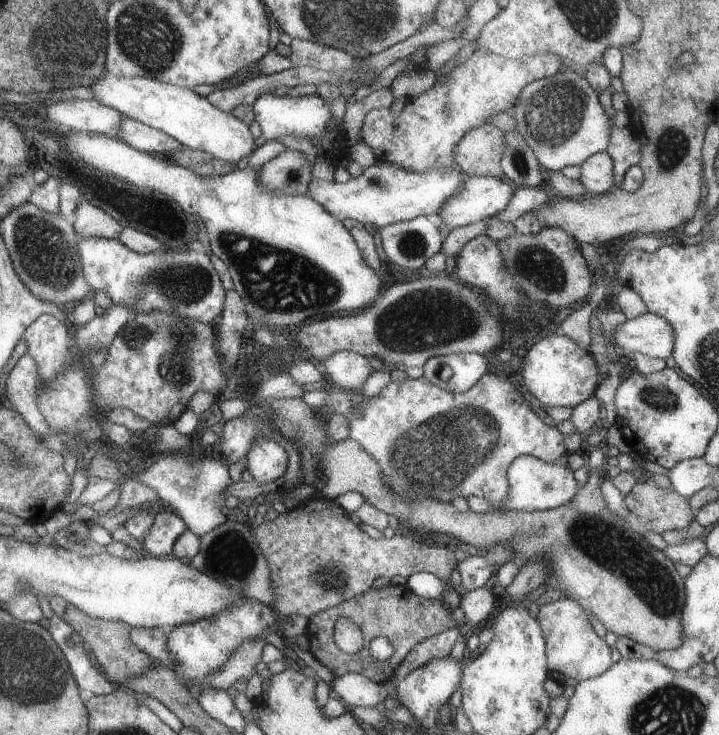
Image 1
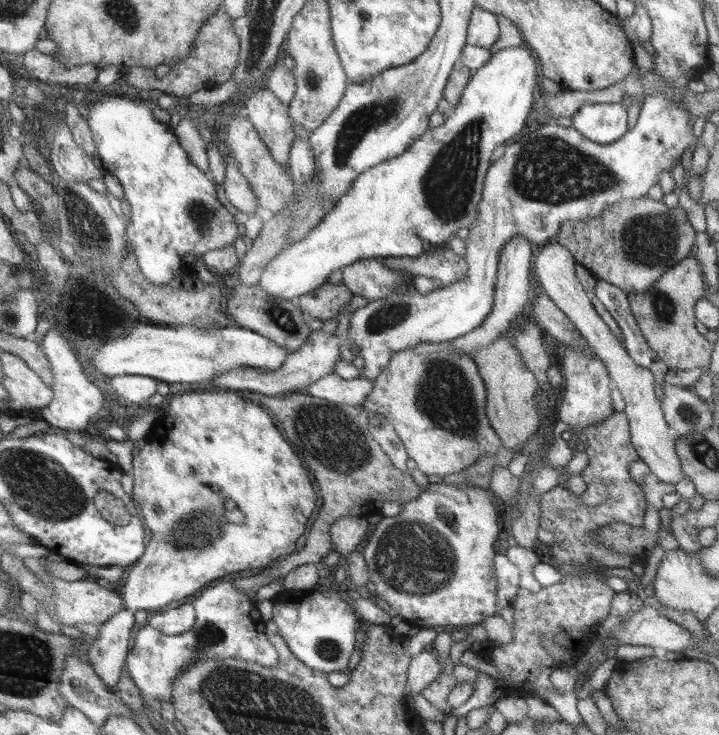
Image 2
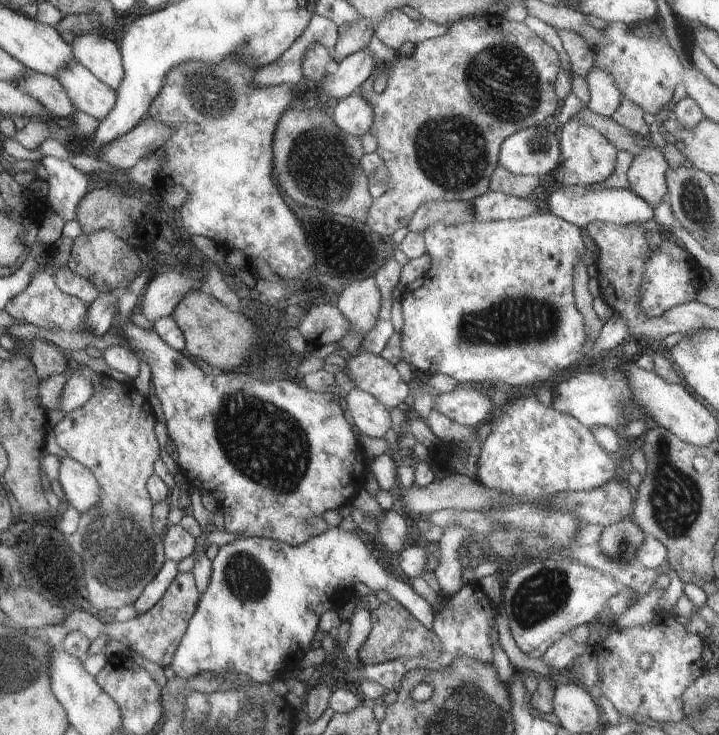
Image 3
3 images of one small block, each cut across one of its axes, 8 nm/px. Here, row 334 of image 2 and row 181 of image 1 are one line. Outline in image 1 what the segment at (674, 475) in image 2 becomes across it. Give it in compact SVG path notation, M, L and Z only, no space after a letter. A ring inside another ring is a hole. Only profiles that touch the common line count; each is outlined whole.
M607 151L600 152L580 164L580 182L587 190L587 196L602 195L615 186L614 164Z

